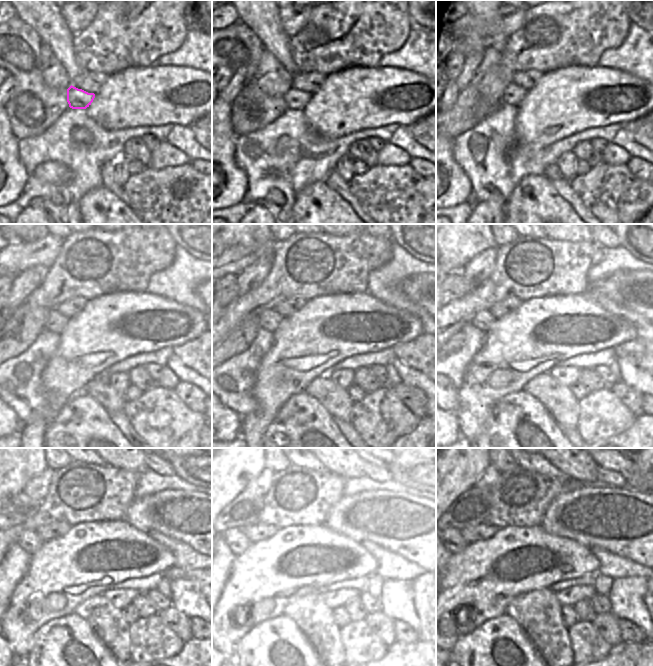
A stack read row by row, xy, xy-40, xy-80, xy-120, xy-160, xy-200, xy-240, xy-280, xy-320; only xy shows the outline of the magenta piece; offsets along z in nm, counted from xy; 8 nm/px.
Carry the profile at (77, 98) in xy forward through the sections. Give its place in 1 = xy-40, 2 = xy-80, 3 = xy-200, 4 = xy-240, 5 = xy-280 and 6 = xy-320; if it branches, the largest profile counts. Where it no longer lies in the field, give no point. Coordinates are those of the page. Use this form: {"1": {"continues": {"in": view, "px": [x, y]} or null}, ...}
{"1": {"continues": {"in": "xy-40", "px": [295, 99]}}, "2": {"continues": {"in": "xy-80", "px": [513, 95]}}, "3": {"continues": {"in": "xy-200", "px": [482, 320]}}, "4": {"continues": {"in": "xy-240", "px": [30, 541]}}, "5": {"continues": {"in": "xy-280", "px": [235, 539]}}, "6": {"continues": {"in": "xy-320", "px": [456, 543]}}}

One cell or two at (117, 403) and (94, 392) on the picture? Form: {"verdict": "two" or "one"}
{"verdict": "one"}

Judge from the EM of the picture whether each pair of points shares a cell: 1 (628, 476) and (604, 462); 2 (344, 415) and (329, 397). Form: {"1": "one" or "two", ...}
{"1": "one", "2": "one"}

